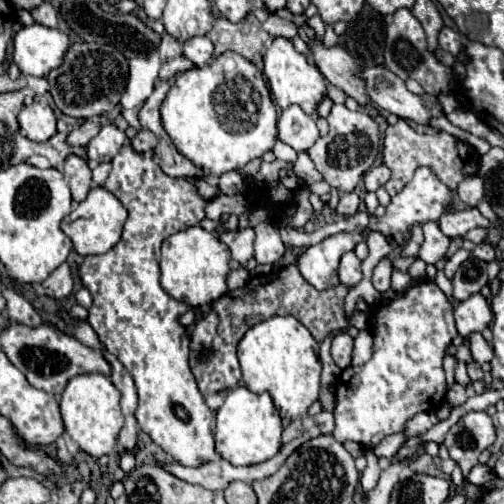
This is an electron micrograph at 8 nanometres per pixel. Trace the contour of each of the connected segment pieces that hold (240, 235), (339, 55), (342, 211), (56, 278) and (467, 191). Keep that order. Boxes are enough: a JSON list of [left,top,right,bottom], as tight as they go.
[[218,228,254,266],[308,14,376,114],[336,192,360,216],[44,262,74,300],[456,176,484,208]]

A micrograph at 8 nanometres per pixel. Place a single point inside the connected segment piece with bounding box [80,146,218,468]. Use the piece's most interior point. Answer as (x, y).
(134, 318)

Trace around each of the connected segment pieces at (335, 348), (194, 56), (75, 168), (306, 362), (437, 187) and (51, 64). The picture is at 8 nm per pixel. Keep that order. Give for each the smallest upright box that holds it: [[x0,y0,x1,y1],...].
[[332,334,354,370],[182,36,214,66],[62,154,92,202],[238,316,322,420],[366,168,452,242],[14,26,68,76]]

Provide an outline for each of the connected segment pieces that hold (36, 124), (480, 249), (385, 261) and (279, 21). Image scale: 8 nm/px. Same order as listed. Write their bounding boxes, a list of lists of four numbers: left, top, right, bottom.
[[18,102,56,142],[472,244,496,262],[372,256,392,294],[262,14,298,40]]

